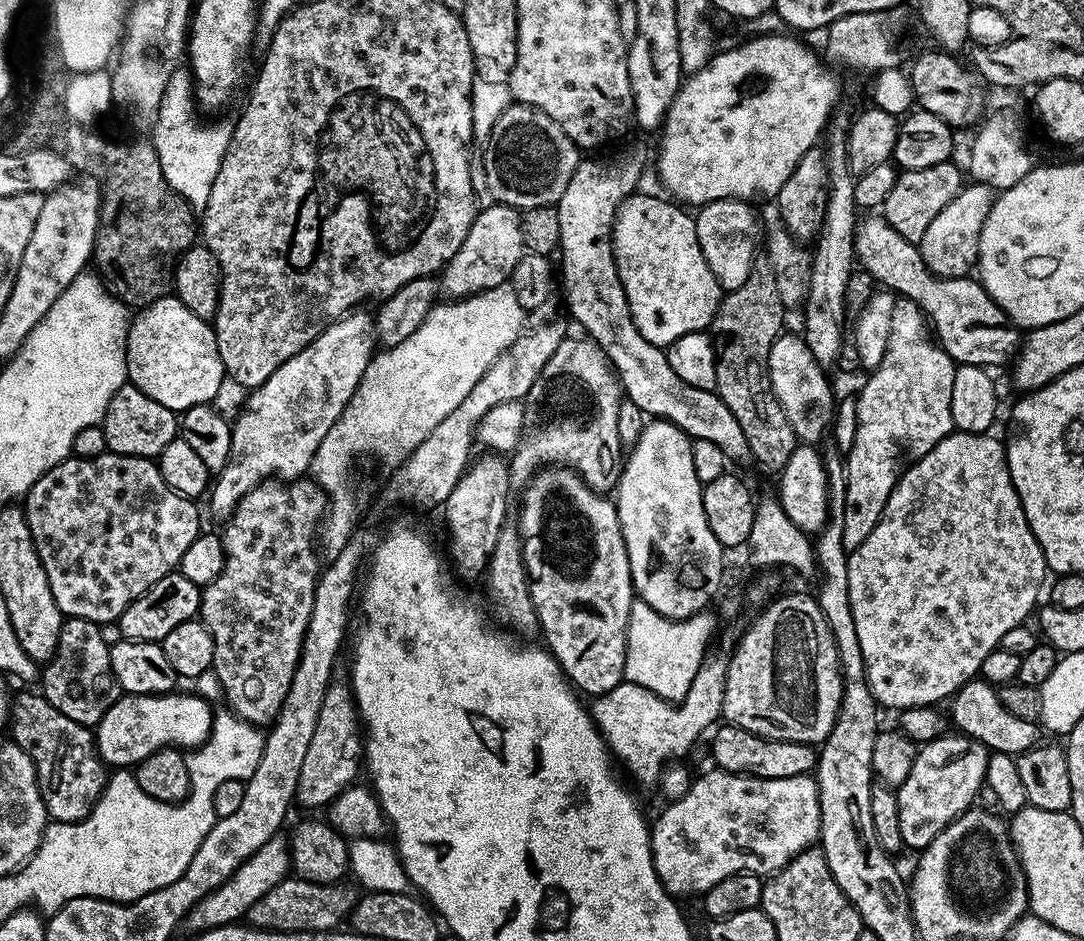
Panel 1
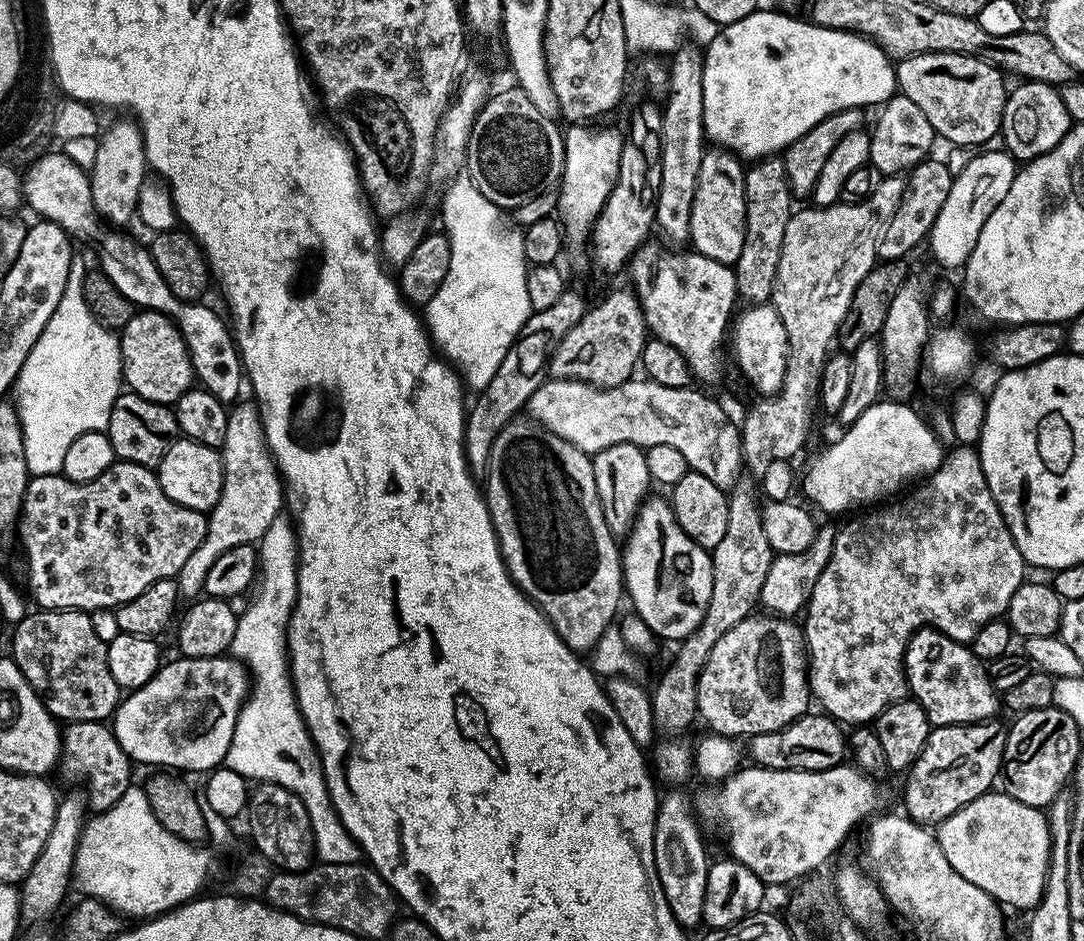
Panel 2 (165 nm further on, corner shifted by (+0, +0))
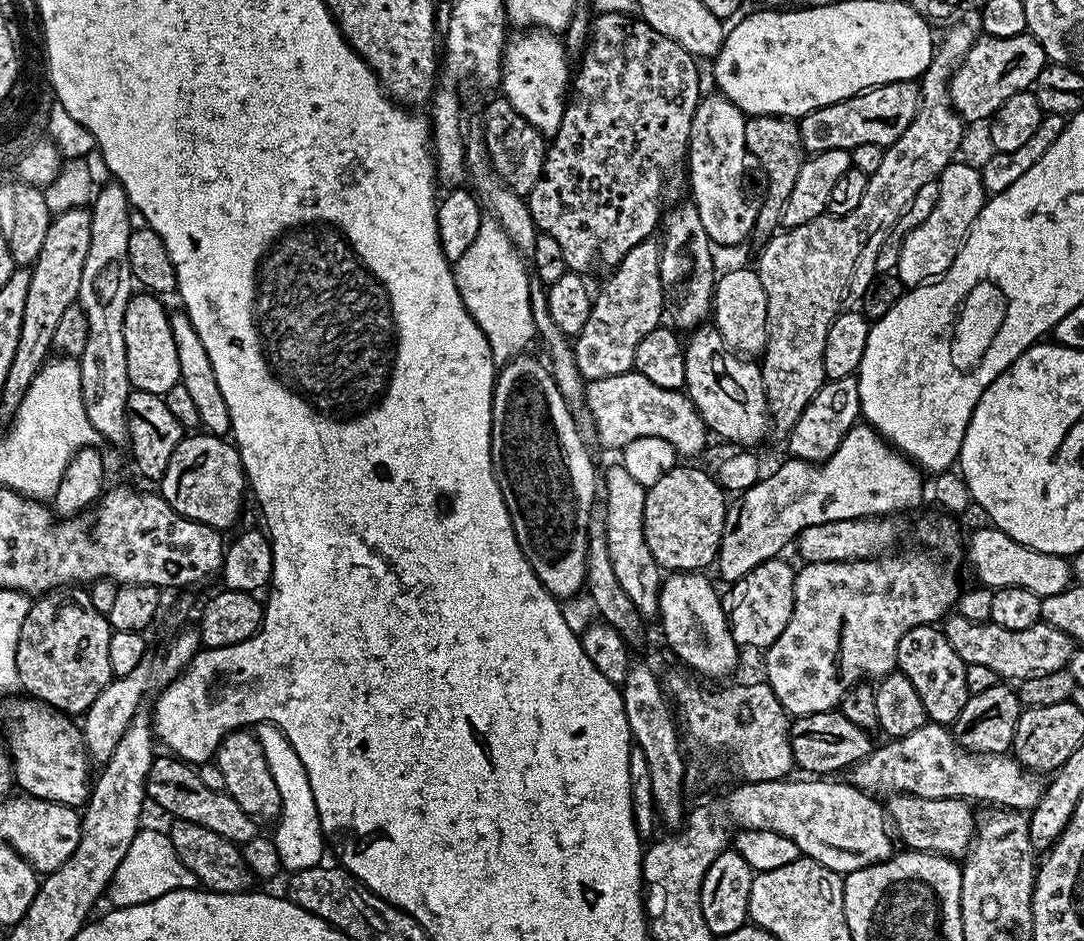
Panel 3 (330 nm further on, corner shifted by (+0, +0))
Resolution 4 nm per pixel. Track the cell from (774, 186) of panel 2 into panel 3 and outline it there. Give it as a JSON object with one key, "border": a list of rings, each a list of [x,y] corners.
{"border":[[[750,116],[745,119],[746,152],[760,163],[762,171],[768,175],[768,189],[764,192],[764,201],[756,208],[755,239],[767,241],[781,227],[780,216],[784,213],[790,190],[798,179],[798,170],[804,164],[806,153],[802,148],[800,125],[791,116]]]}

